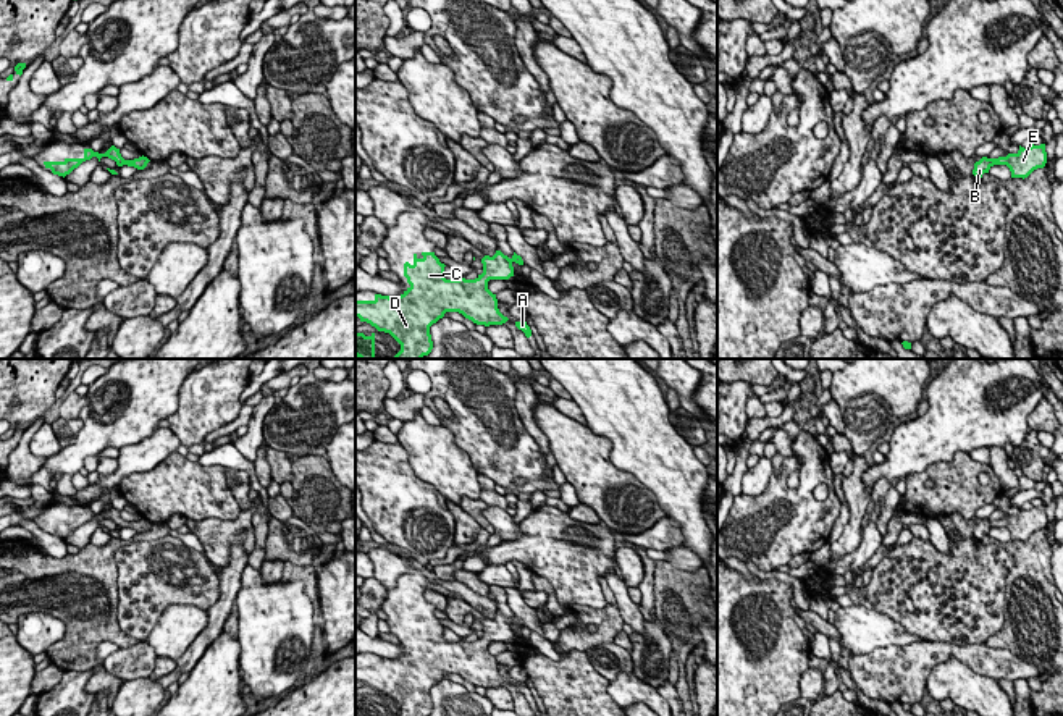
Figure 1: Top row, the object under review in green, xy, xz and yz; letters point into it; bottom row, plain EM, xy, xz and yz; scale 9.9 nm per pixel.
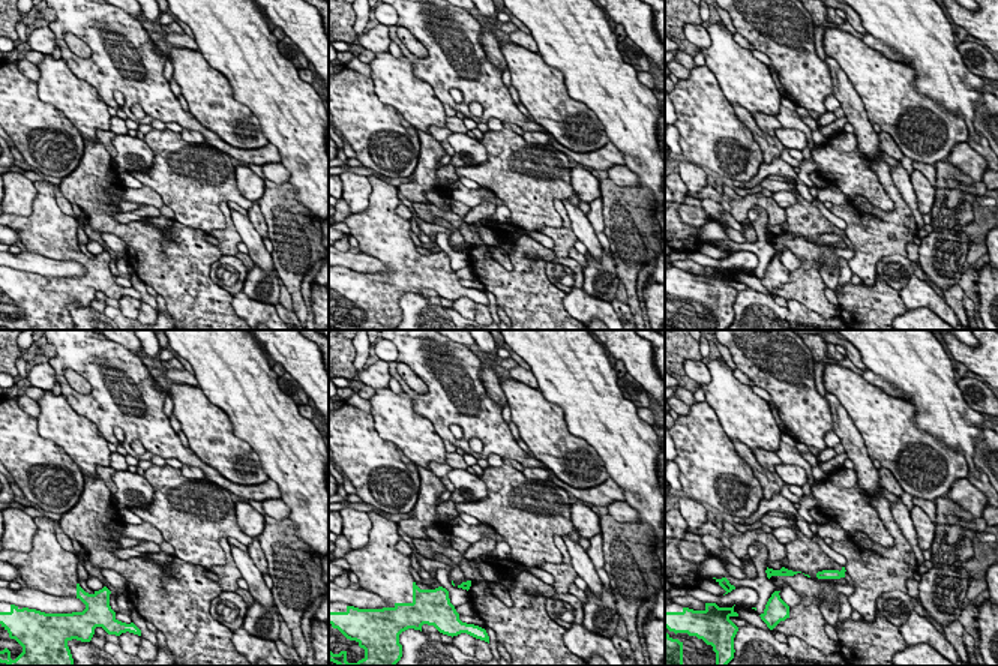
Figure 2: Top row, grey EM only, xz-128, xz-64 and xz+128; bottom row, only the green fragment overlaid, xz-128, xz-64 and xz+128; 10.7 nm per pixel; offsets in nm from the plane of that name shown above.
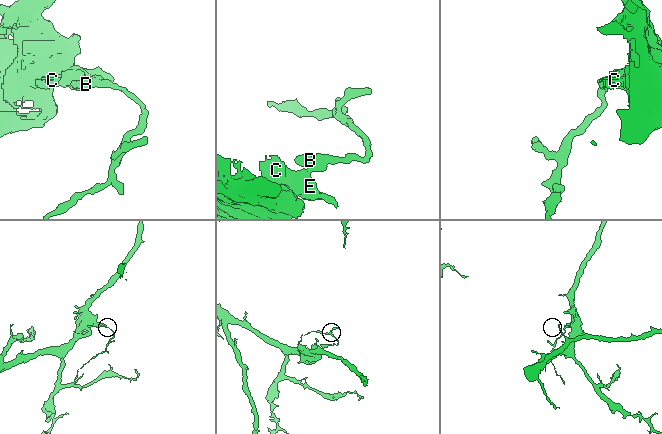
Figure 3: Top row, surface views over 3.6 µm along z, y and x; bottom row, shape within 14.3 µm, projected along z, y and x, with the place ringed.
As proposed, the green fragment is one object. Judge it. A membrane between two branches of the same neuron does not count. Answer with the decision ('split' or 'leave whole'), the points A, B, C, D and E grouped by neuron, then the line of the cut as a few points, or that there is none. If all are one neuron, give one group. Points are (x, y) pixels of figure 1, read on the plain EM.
leave whole; A B C D E; no cut

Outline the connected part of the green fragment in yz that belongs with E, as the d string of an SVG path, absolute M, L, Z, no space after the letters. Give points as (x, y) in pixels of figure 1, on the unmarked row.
M1045 506L1031 508L1027 511L1019 508L1016 516L1008 516L1006 519L987 520L982 519L974 525L973 537L982 540L984 535L994 527L1006 527L1011 533L1011 540L1027 540L1034 532L1044 530L1047 525Z

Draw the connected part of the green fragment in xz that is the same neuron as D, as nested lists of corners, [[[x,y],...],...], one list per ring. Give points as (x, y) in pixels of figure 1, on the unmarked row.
[[[501,613],[481,621],[483,635],[475,642],[446,642],[444,625],[435,614],[414,616],[414,625],[404,625],[410,647],[401,658],[375,656],[373,663],[355,663],[355,679],[378,693],[389,695],[399,706],[397,716],[430,716],[433,703],[430,689],[446,674],[459,674],[477,687],[502,687],[509,680],[498,671],[496,656],[488,651],[489,642],[514,638],[512,625],[523,627],[514,614],[509,621]]]

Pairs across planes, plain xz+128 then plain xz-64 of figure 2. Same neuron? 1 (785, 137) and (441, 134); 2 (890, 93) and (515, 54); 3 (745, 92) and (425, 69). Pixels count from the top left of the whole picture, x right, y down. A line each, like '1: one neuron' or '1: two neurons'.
1: two neurons
2: one neuron
3: two neurons

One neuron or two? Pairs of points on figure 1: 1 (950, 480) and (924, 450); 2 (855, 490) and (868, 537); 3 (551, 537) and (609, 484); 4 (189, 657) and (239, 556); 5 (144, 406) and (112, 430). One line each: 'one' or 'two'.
1: two
2: two
3: two
4: one
5: one

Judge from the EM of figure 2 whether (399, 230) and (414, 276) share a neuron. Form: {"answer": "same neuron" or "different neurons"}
{"answer": "same neuron"}

